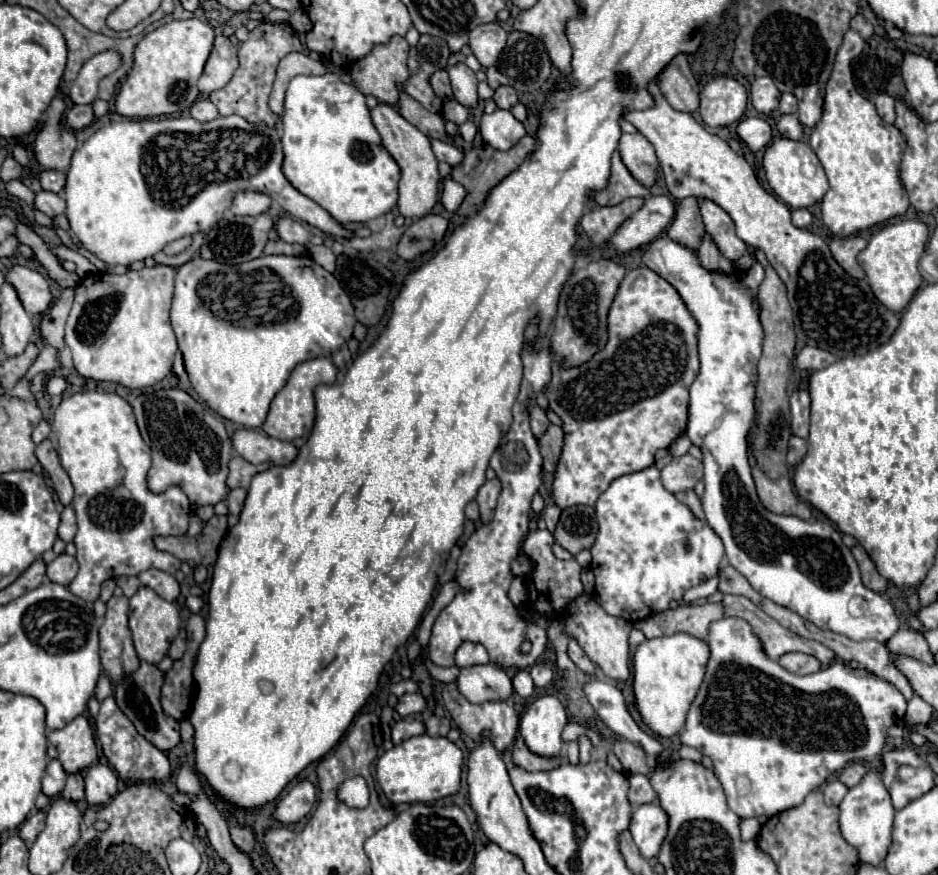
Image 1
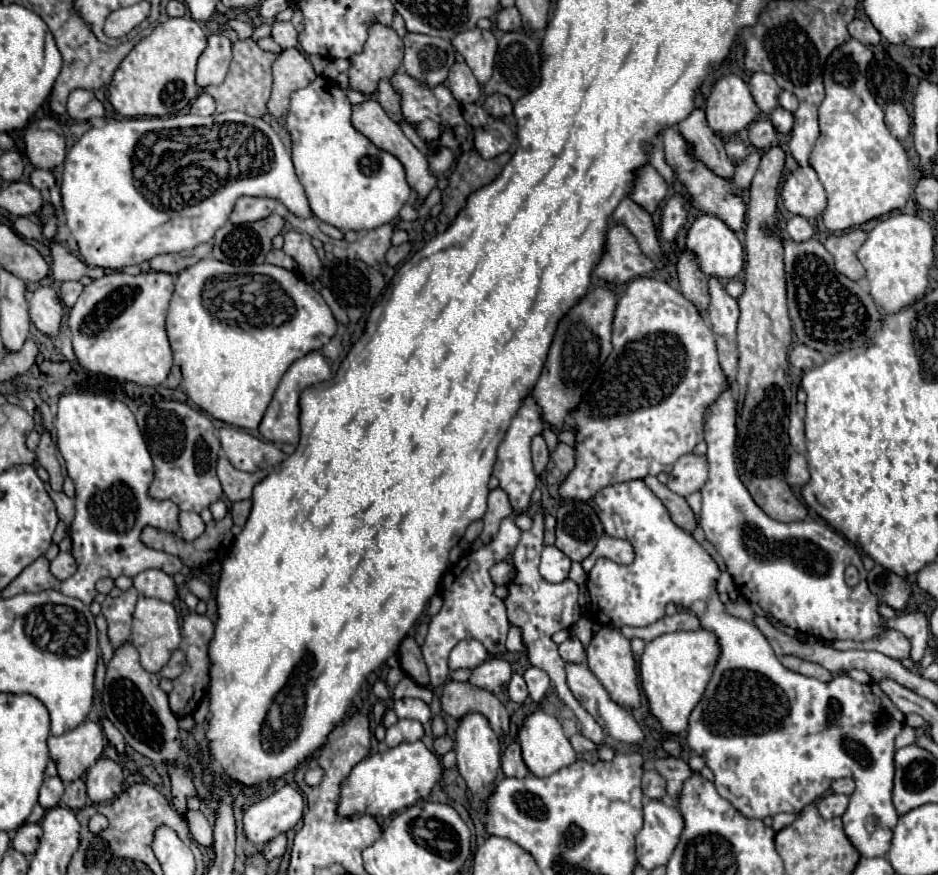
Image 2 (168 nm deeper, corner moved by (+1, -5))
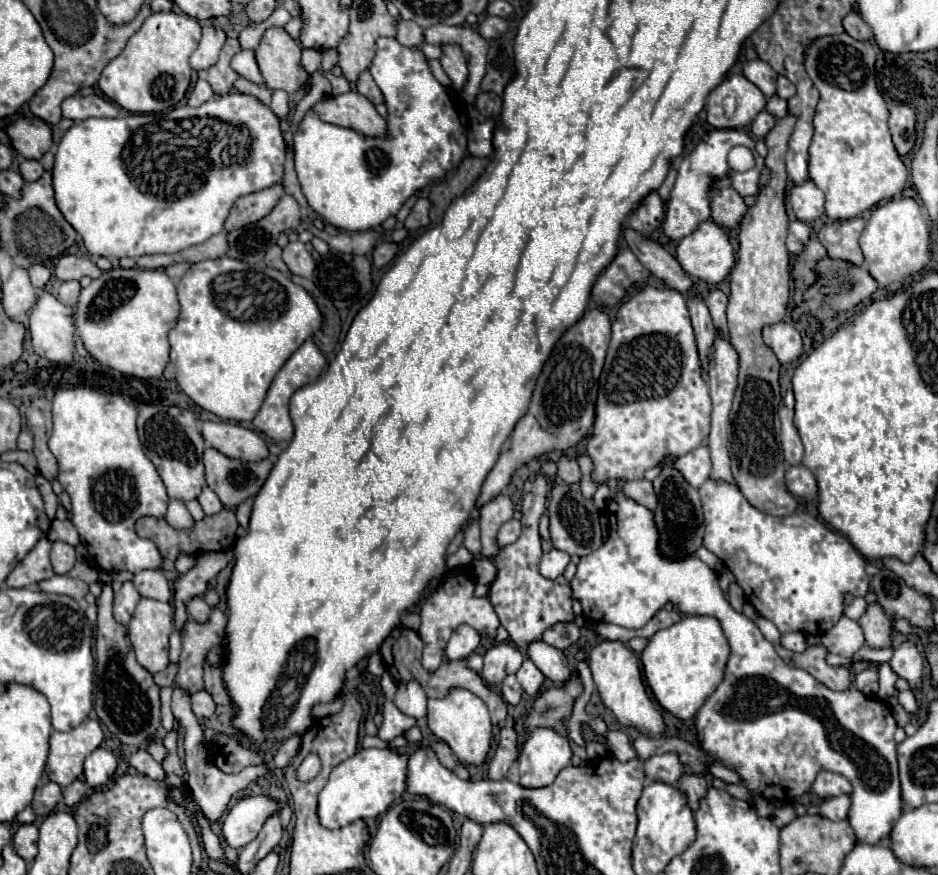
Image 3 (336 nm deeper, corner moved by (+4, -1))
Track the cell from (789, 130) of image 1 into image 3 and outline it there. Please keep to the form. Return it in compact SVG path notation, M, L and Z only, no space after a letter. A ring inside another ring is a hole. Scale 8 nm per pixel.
M772 96L770 100L768 100L768 104L766 104L766 110L774 116L774 118L784 118L786 114L788 114L788 104L786 104L786 100L782 100L782 98L778 98L778 96Z

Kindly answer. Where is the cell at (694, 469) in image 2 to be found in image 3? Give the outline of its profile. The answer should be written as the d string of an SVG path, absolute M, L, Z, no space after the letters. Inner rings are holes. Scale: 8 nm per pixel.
M698 446L696 450L690 450L688 454L676 458L674 466L676 470L680 470L680 474L690 486L700 488L710 476L710 468L712 468L710 452L706 446Z

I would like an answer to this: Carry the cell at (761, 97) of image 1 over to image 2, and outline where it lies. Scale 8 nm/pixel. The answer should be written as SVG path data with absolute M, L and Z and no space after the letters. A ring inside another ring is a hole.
M755 72L749 80L749 88L751 88L751 94L757 102L757 106L761 108L761 112L769 114L771 110L775 110L775 106L779 106L779 92L781 88L777 86L775 78L771 78L771 74L767 72Z

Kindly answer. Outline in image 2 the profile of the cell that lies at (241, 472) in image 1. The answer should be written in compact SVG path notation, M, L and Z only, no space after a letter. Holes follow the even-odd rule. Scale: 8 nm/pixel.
M227 458L217 460L217 478L221 482L223 494L229 502L239 502L245 498L251 498L251 492L255 484L259 484L269 472L267 470L257 470L257 472L241 472L227 462Z

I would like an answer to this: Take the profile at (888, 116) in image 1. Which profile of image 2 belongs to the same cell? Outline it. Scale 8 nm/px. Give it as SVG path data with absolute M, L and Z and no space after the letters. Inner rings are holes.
M895 102L895 104L889 104L885 108L885 124L887 124L889 132L899 142L903 142L909 136L909 130L911 130L911 116L907 114L907 110L899 102Z

